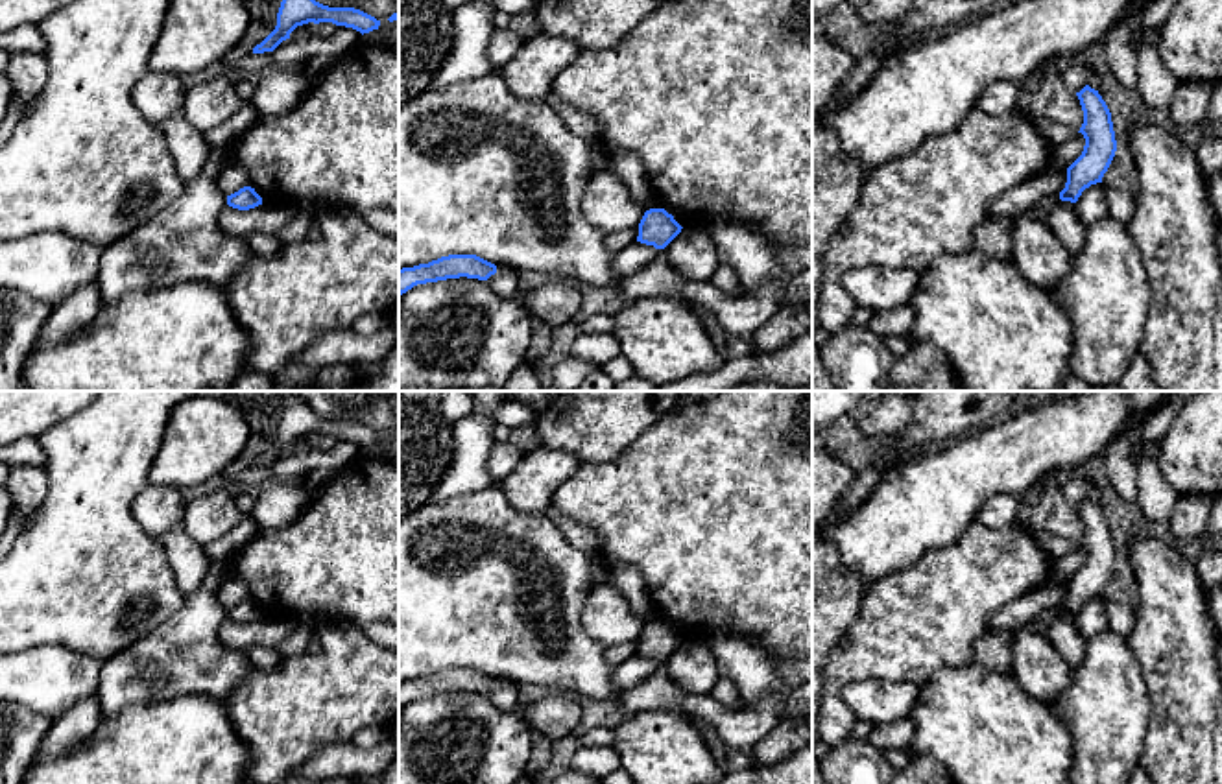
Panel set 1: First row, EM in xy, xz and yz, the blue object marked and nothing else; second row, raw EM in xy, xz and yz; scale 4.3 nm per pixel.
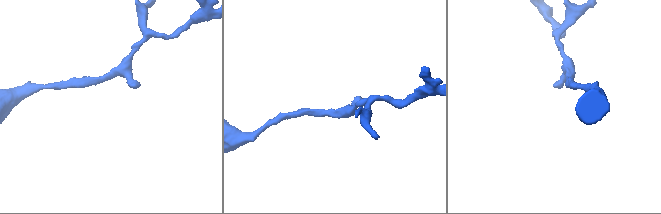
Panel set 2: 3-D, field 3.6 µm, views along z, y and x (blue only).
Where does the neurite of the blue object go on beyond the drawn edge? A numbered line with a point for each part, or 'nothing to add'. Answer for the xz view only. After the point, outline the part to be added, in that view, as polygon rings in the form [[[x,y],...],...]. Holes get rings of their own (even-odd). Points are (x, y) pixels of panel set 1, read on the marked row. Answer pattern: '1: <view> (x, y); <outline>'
nothing to add

